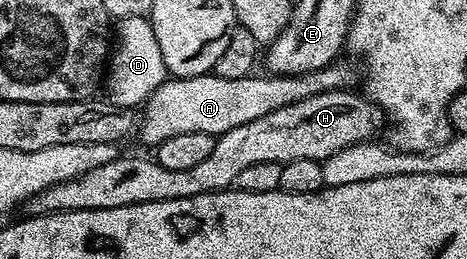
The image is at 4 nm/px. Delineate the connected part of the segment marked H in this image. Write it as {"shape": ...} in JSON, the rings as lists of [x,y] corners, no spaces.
{"shape":[[[350,89],[345,90],[330,90],[324,94],[318,94],[317,96],[309,96],[305,100],[301,100],[297,104],[289,104],[285,108],[277,108],[277,112],[269,112],[269,116],[261,116],[261,120],[249,120],[249,124],[241,124],[241,128],[229,128],[229,132],[218,135],[215,139],[215,147],[213,152],[209,152],[209,157],[206,160],[201,160],[201,164],[197,164],[194,168],[180,168],[177,172],[173,168],[165,168],[159,162],[147,158],[126,158],[126,156],[120,156],[109,160],[109,164],[101,164],[97,168],[89,168],[89,172],[85,172],[81,176],[77,176],[73,180],[65,180],[61,184],[53,184],[49,188],[45,188],[39,194],[33,195],[27,199],[25,203],[25,210],[28,215],[34,216],[36,214],[60,214],[62,210],[100,210],[101,208],[125,208],[129,204],[149,204],[150,202],[156,202],[157,200],[181,200],[185,196],[197,196],[198,194],[204,194],[205,192],[213,192],[214,190],[226,190],[234,187],[235,177],[237,172],[241,172],[241,168],[249,168],[249,164],[261,164],[262,162],[281,162],[285,163],[289,160],[317,160],[323,163],[329,156],[333,156],[333,152],[341,152],[341,148],[349,148],[353,144],[358,142],[365,142],[376,137],[375,134],[382,126],[385,126],[385,115],[374,102],[371,102],[362,93],[356,92],[356,94]]]}

